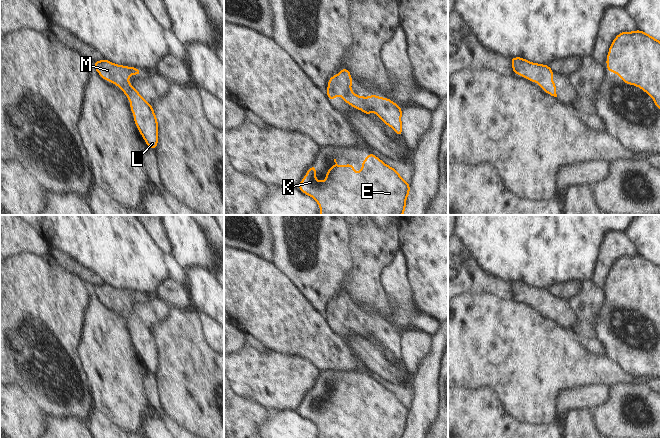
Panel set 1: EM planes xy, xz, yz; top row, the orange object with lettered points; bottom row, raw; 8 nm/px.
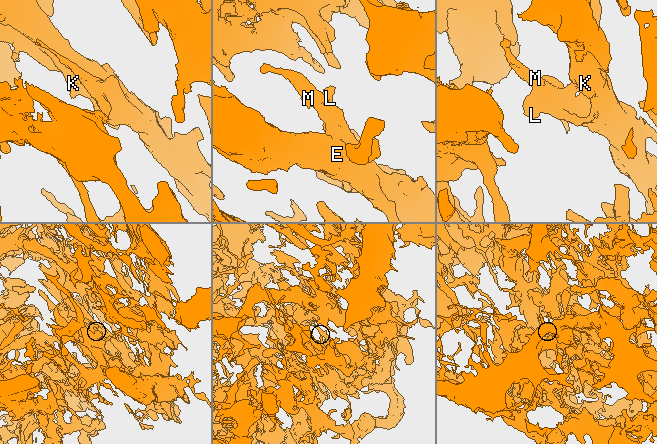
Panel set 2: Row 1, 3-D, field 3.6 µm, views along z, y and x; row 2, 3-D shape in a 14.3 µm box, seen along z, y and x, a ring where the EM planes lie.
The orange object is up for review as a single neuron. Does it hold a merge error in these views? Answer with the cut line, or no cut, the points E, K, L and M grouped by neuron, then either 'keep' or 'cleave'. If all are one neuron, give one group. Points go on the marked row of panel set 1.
no cut | E K L M | keep

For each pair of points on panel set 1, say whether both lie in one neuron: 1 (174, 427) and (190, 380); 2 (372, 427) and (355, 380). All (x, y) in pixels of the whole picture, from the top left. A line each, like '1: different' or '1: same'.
1: different
2: same

